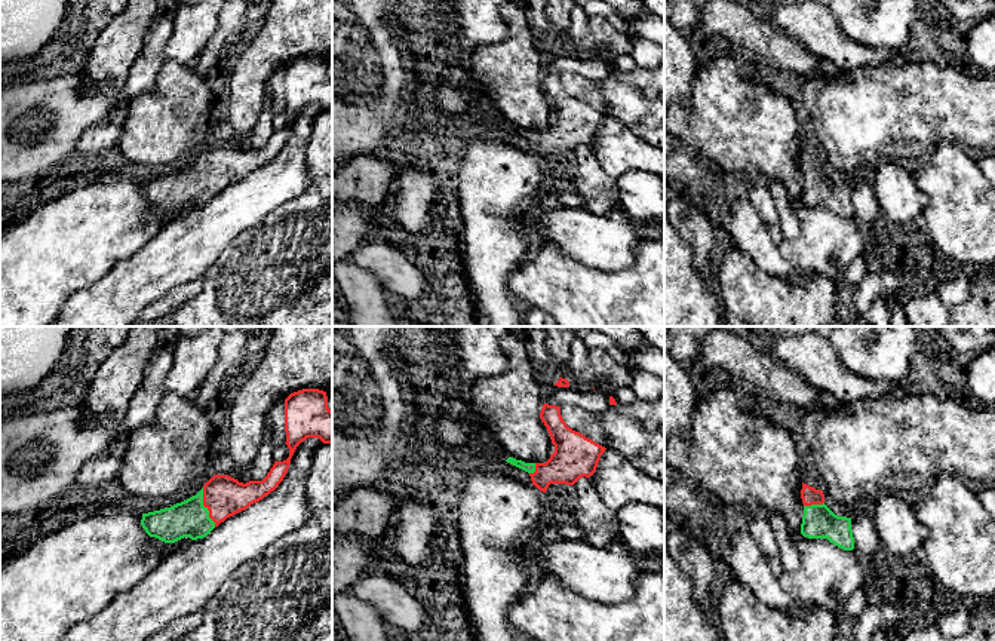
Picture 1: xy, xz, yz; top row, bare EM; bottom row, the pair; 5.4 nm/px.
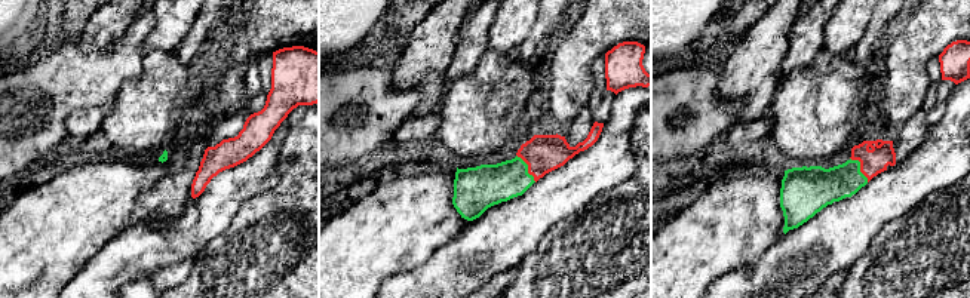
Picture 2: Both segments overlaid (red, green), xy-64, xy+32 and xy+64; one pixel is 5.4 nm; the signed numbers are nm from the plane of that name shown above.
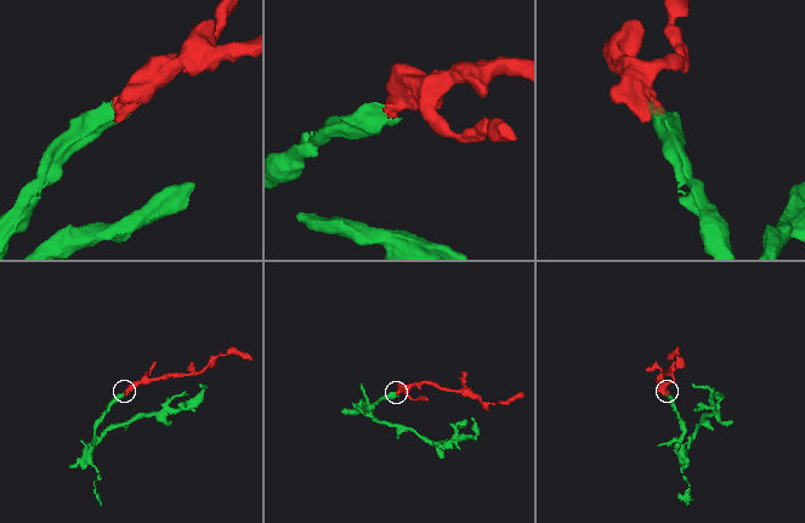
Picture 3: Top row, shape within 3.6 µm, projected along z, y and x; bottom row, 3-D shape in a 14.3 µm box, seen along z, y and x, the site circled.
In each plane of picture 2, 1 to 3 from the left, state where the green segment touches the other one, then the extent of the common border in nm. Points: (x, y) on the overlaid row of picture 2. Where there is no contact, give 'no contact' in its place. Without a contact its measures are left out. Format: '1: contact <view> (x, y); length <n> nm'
1: no contact
2: contact xy+32 (528, 168); length 190 nm
3: contact xy+64 (860, 168); length 170 nm

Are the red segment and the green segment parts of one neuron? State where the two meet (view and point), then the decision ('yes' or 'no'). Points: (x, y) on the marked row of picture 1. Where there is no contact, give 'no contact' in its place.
contact xy (205, 506); yes

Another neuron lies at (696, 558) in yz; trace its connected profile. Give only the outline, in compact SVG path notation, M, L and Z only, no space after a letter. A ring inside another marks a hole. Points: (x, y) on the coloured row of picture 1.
M675 522L664 545L676 564L690 579L694 602L712 616L719 592L716 589L716 552L710 542L700 540L684 524Z

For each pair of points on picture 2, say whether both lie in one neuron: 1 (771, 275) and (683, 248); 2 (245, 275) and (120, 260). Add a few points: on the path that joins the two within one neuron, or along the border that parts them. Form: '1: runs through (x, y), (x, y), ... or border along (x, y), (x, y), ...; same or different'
1: border along (770, 245), (752, 261), (711, 282); different
2: border along (218, 234), (193, 258); different

